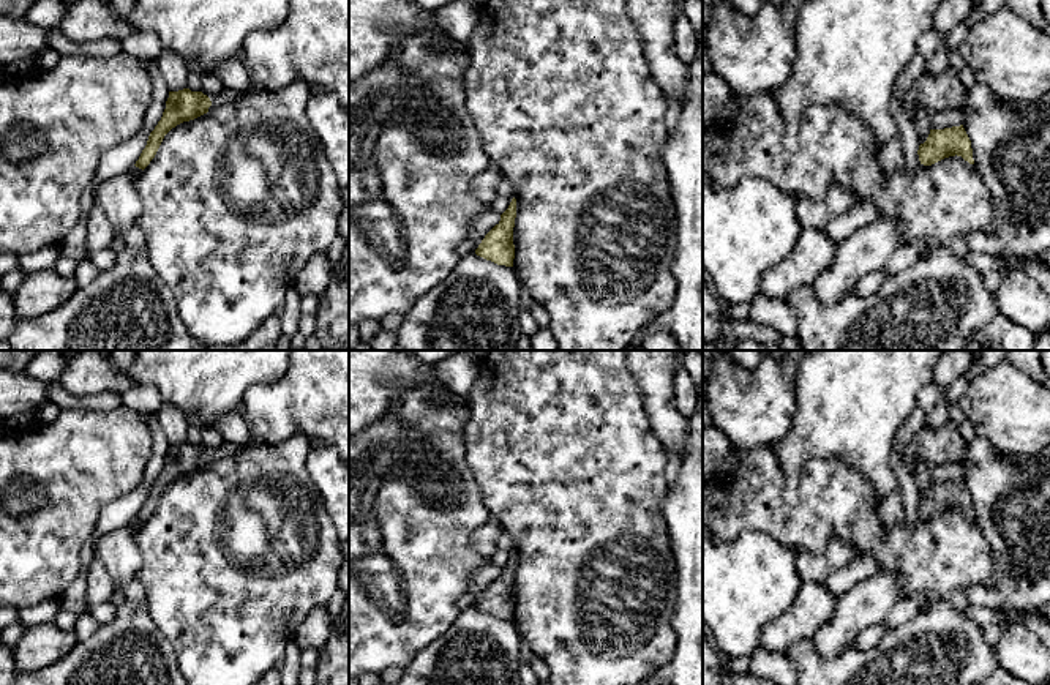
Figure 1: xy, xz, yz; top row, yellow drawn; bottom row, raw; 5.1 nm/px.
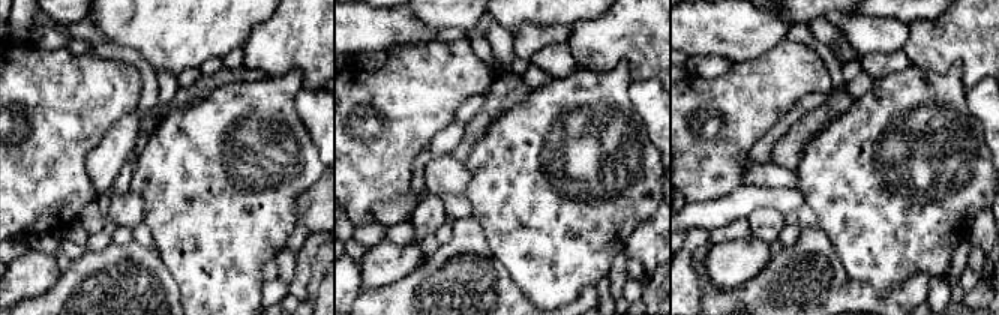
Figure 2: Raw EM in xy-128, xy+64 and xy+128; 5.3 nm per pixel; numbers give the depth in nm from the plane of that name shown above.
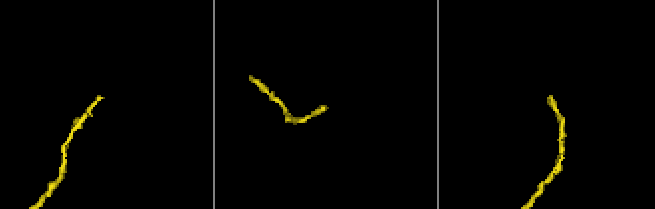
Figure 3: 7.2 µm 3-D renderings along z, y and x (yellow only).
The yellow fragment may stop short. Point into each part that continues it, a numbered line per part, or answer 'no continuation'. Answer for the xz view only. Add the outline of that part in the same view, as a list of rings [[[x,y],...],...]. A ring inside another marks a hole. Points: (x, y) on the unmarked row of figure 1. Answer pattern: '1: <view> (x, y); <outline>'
no continuation

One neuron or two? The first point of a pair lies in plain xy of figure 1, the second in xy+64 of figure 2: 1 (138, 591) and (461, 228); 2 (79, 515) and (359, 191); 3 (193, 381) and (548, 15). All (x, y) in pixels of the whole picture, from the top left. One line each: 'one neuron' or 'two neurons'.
1: two neurons
2: one neuron
3: one neuron

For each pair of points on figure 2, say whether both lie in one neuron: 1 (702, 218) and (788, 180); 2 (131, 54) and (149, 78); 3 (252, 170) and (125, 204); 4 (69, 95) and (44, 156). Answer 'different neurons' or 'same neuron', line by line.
1: different neurons
2: same neuron
3: different neurons
4: same neuron

